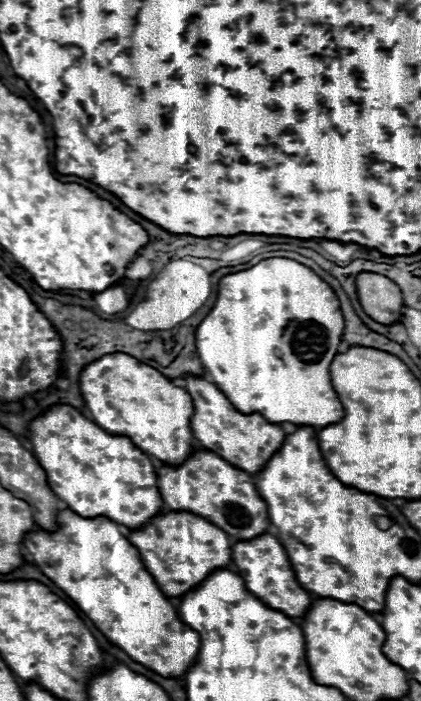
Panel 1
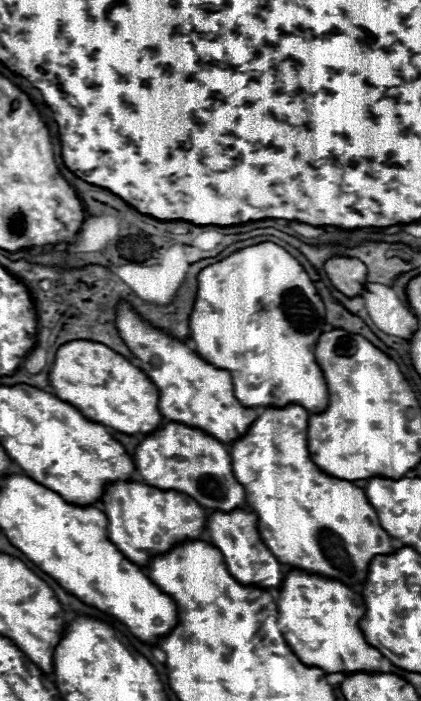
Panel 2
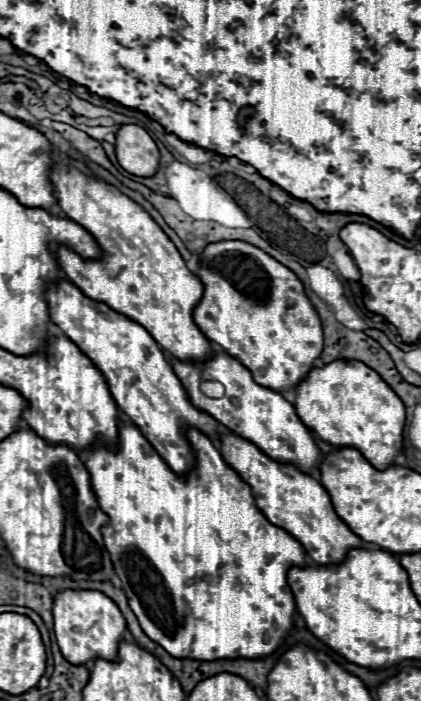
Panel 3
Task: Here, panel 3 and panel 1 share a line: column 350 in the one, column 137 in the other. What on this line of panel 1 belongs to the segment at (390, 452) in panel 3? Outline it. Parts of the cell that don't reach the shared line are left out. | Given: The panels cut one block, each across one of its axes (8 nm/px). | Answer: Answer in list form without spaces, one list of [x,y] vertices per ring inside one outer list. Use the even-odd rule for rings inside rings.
[[[116,352],[88,364],[80,376],[80,390],[94,422],[112,436],[126,436],[148,456],[156,456],[168,466],[184,464],[194,452],[194,434],[190,418],[194,414],[192,396],[174,386],[158,370],[138,362],[132,356]]]

